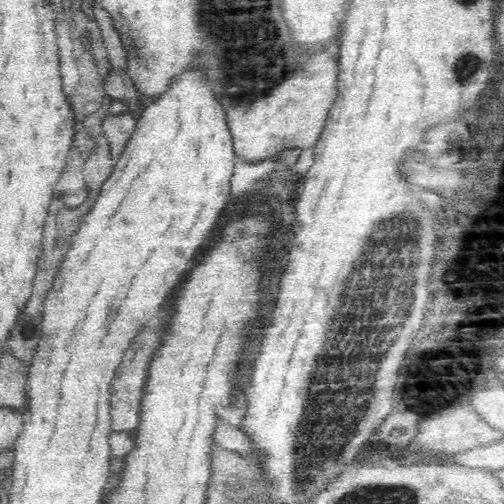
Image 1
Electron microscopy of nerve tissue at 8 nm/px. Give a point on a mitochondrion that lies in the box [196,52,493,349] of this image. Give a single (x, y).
(466, 71)

